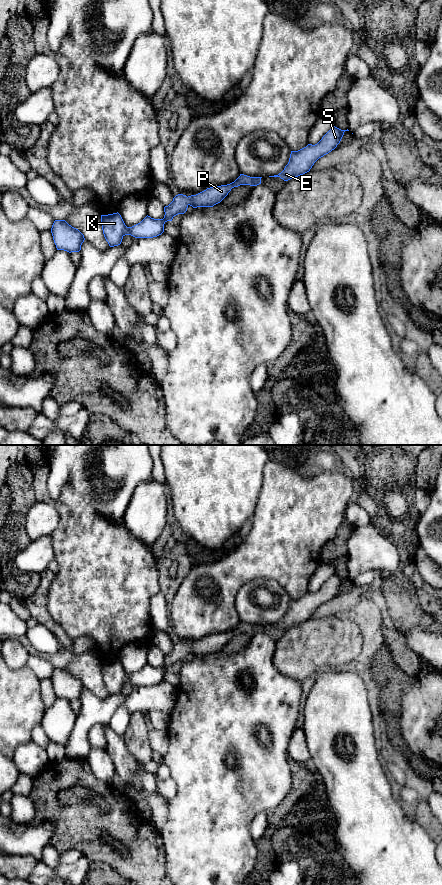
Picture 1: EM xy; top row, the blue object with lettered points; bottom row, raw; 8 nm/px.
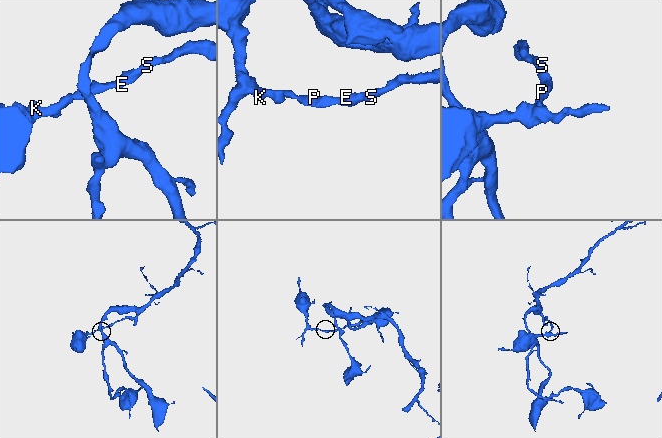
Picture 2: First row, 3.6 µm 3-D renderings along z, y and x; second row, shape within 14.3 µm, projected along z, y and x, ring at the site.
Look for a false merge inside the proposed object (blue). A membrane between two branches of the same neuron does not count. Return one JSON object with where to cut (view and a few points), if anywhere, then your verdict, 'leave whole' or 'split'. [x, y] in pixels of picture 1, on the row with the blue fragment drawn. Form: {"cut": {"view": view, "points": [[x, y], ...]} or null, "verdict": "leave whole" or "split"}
{"cut": null, "verdict": "leave whole"}

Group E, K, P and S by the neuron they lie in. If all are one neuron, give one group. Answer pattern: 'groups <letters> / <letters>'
groups E K P S

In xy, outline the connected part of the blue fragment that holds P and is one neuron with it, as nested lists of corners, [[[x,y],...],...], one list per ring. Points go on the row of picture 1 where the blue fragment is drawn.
[[[244,174],[232,183],[221,186],[214,186],[191,196],[178,194],[173,198],[173,201],[164,207],[164,218],[154,219],[146,216],[140,223],[127,227],[121,217],[117,213],[101,215],[101,224],[104,237],[110,247],[121,244],[125,235],[131,235],[135,238],[153,238],[161,235],[164,232],[164,224],[167,221],[172,221],[173,217],[178,214],[184,214],[188,206],[197,207],[213,207],[220,203],[231,191],[232,188],[240,185],[257,186],[261,184],[262,177],[250,177]]]

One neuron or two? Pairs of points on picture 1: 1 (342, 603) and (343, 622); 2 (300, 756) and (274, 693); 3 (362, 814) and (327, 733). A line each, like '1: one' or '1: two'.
1: two
2: two
3: one

